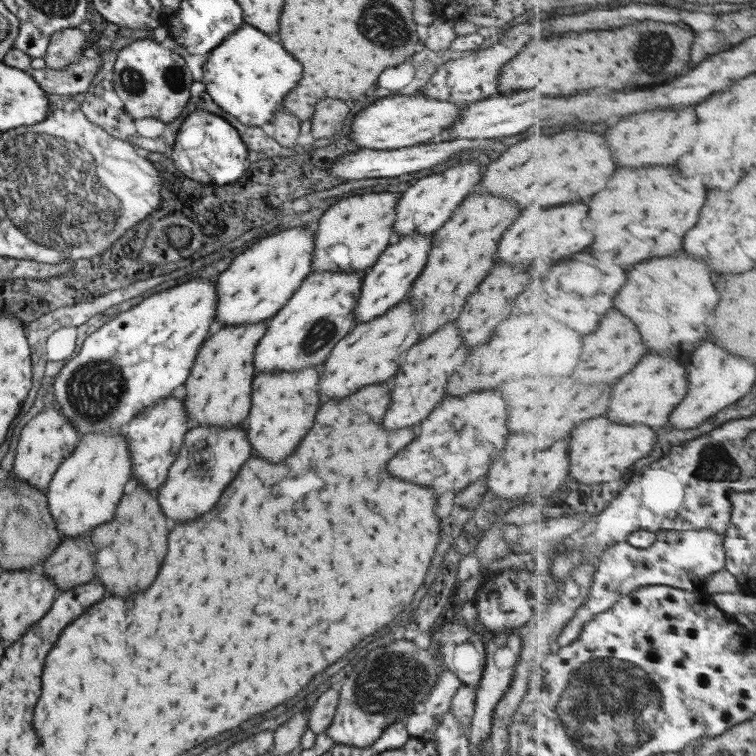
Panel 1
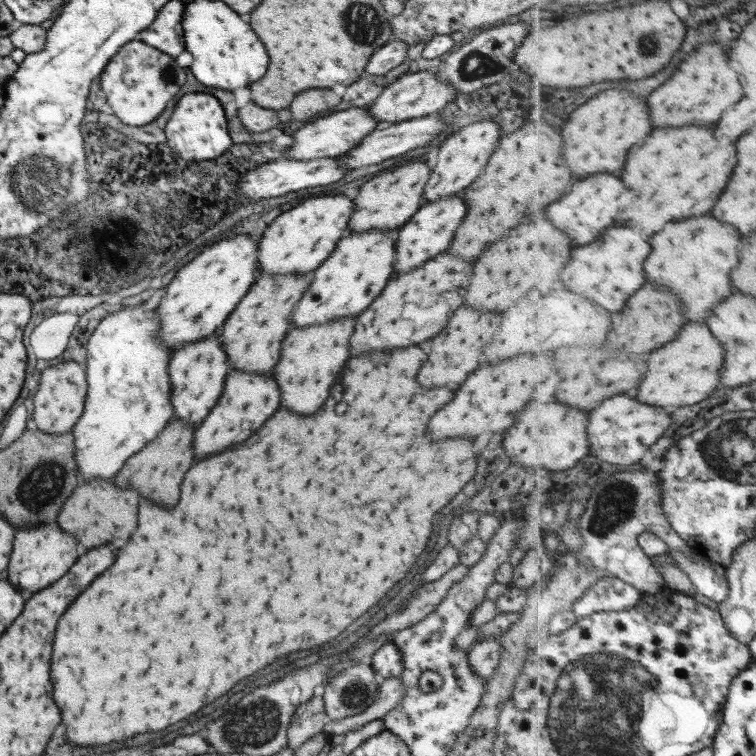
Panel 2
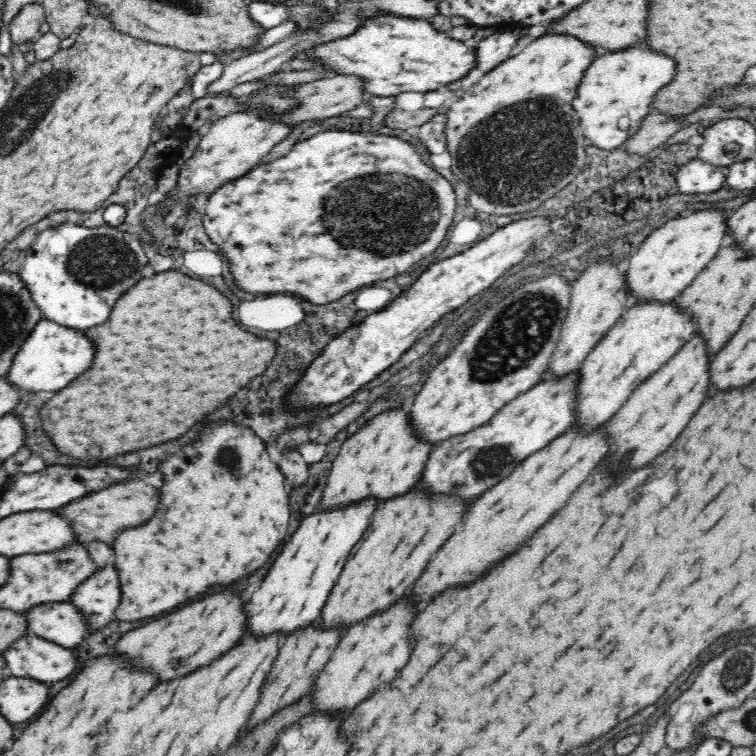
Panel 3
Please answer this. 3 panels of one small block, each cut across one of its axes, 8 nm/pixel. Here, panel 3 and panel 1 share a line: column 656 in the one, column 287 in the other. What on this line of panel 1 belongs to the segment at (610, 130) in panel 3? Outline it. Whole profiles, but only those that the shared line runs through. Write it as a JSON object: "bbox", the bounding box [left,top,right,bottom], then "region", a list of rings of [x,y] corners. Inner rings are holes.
{"bbox":[203,23,302,127],"region":[[[248,23],[241,24],[220,46],[216,46],[210,52],[203,70],[206,92],[210,94],[212,101],[246,126],[261,127],[264,123],[271,123],[274,113],[283,110],[280,102],[284,94],[288,94],[288,90],[292,90],[302,78],[302,66],[298,64],[298,60],[294,60],[278,42],[270,40],[264,32],[260,32]]]}

